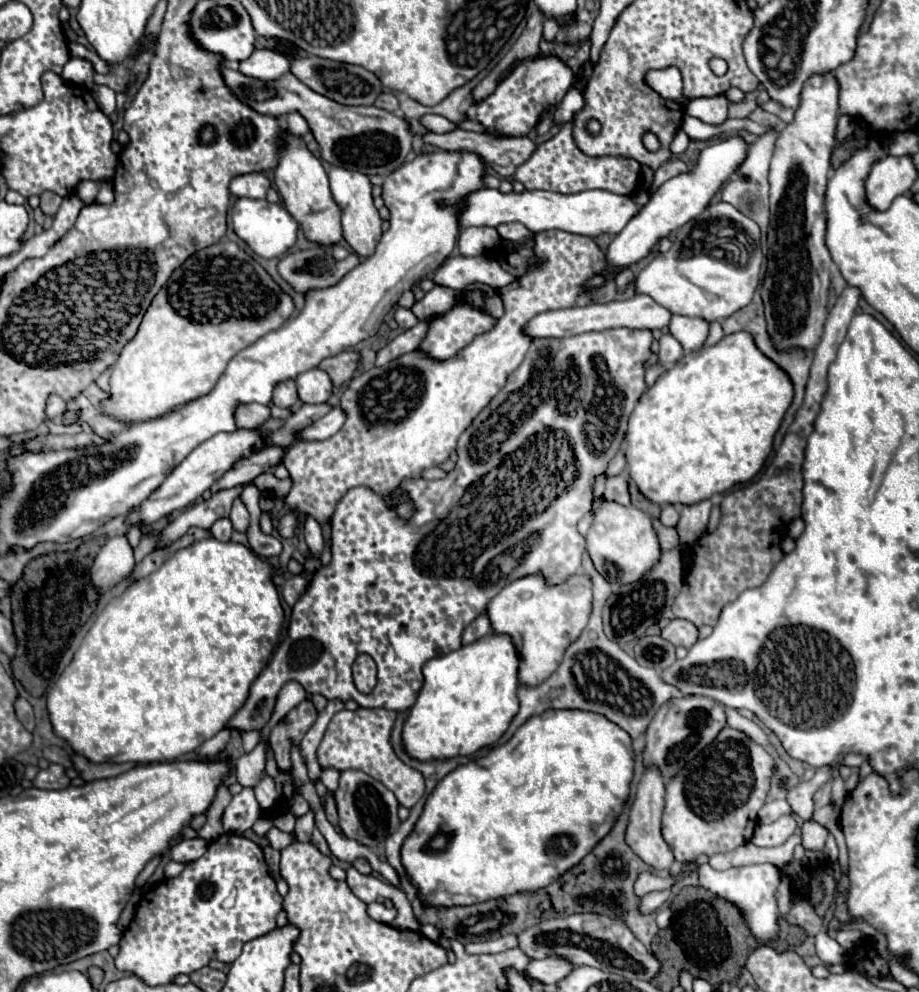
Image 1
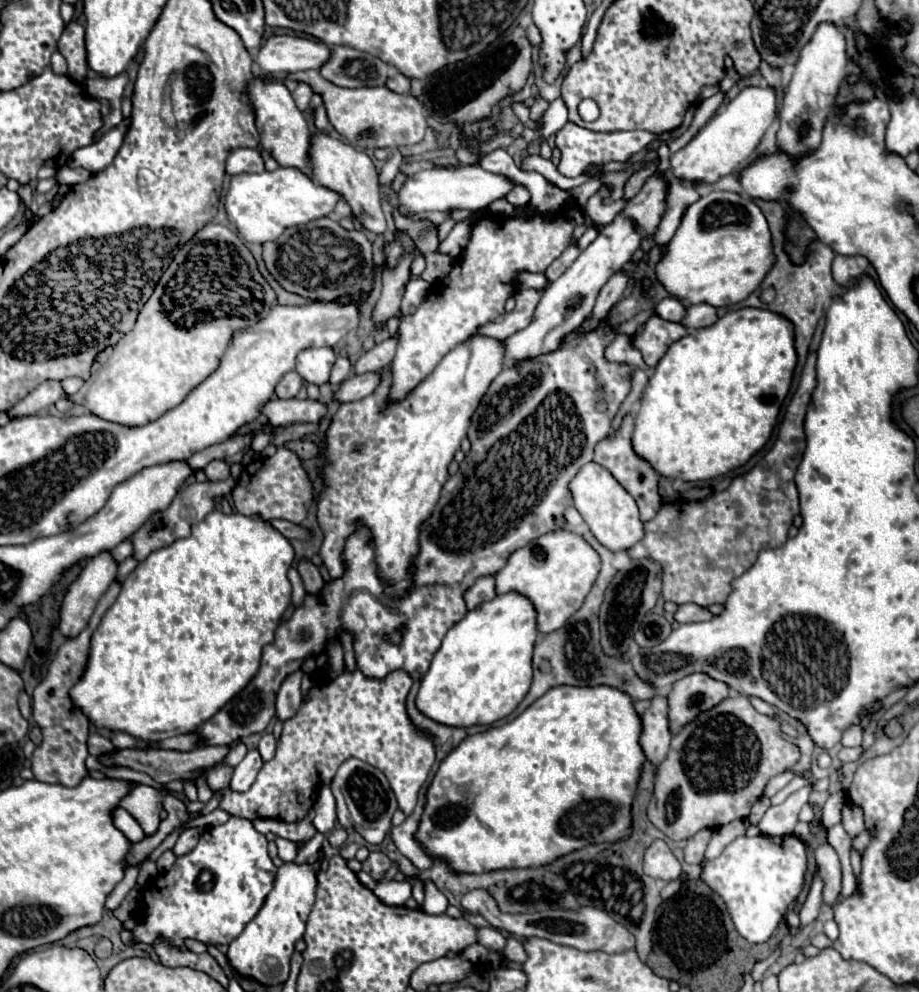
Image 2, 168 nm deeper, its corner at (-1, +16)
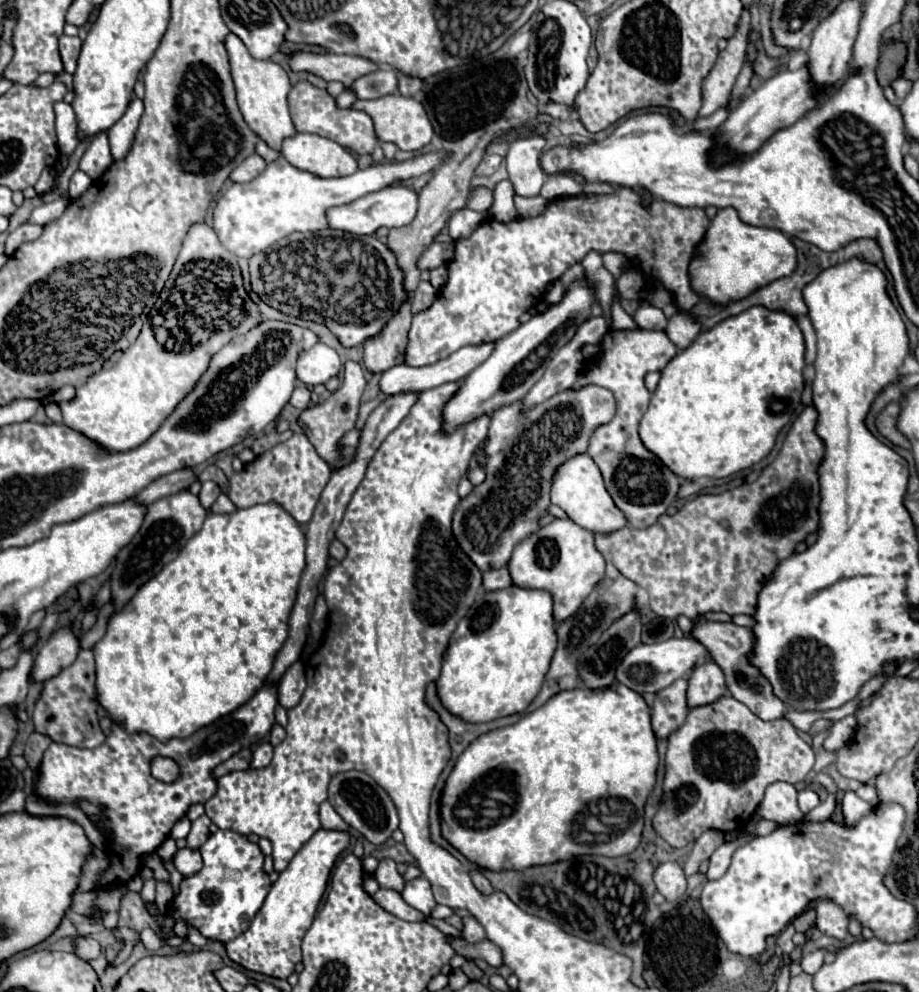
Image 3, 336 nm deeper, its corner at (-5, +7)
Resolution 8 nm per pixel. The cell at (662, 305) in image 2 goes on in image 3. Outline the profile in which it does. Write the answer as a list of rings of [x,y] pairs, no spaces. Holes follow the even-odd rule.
[[[641,303],[633,319],[635,319],[637,327],[641,327],[641,329],[657,329],[657,331],[663,331],[667,327],[667,321],[669,321],[659,307],[653,307],[649,303]]]

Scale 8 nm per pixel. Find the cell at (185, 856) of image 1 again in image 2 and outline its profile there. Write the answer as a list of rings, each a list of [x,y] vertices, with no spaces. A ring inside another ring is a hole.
[[[187,828],[187,830],[179,836],[177,844],[173,846],[173,854],[175,854],[175,856],[183,856],[183,854],[191,852],[191,850],[197,846],[199,836],[201,836],[201,828]]]

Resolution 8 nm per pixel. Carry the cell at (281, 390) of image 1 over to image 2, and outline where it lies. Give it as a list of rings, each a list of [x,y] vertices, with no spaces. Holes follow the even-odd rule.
[[[289,372],[281,378],[281,382],[277,384],[277,396],[279,398],[295,398],[299,388],[303,386],[303,378],[297,372]]]

